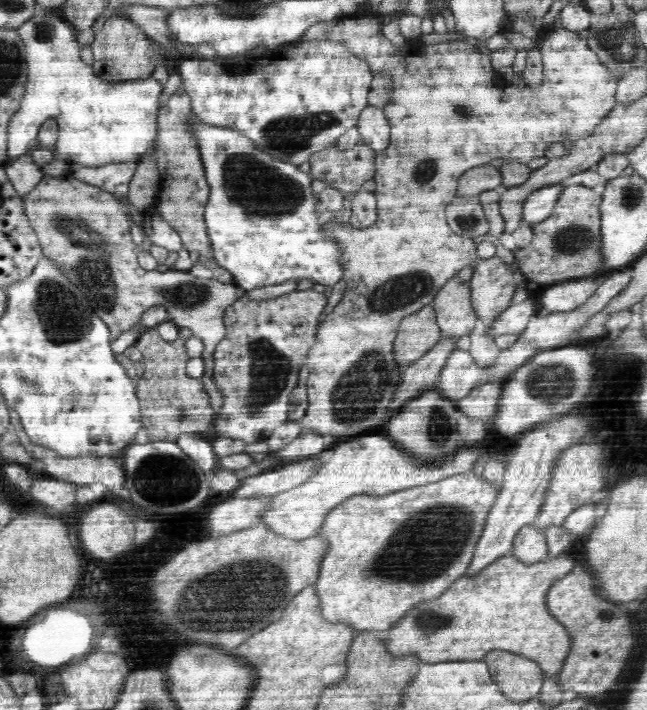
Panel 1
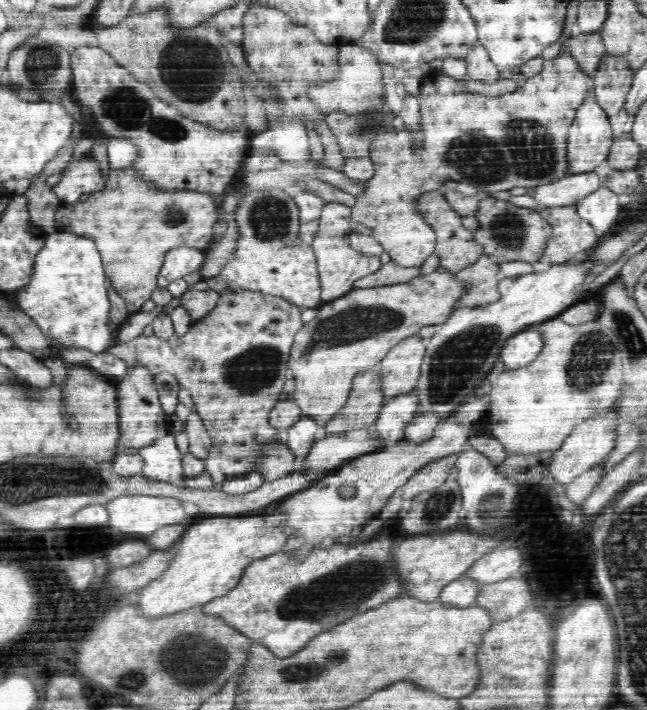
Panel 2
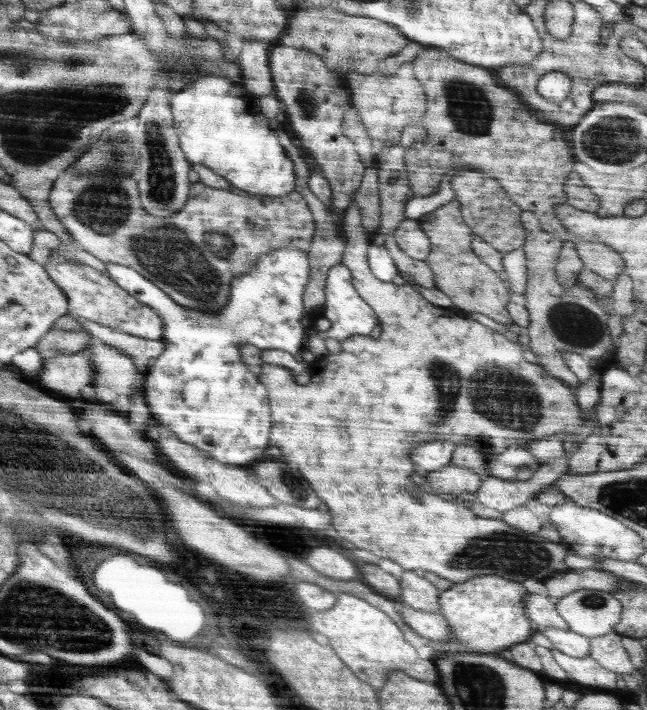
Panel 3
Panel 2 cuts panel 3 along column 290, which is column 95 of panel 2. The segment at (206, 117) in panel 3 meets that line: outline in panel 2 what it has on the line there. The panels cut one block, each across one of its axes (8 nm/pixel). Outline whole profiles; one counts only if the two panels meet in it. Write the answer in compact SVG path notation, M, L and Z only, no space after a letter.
M89 158L63 165L62 180L54 186L55 195L62 203L75 203L84 193L97 194L106 188L109 179L100 175L98 162Z

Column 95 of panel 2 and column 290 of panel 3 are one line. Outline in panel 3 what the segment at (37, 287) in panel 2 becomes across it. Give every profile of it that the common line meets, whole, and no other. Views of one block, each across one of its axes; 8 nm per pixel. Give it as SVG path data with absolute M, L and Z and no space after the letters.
M294 243L284 245L276 251L260 258L256 267L238 275L231 284L231 296L228 303L224 303L222 310L216 312L198 312L192 307L184 307L174 300L170 293L165 292L154 281L138 272L135 268L124 264L108 263L108 270L116 281L138 300L153 306L163 317L166 324L164 333L168 344L164 354L157 358L158 363L147 372L147 401L151 406L151 413L160 423L168 425L179 434L180 439L196 448L207 452L209 457L220 460L222 464L250 464L256 460L262 461L262 452L268 448L268 434L272 427L270 396L266 386L256 386L255 373L248 370L243 361L242 346L250 344L261 350L282 349L293 354L304 348L306 340L306 326L302 318L306 313L303 295L311 280L311 257L309 249L296 247Z

